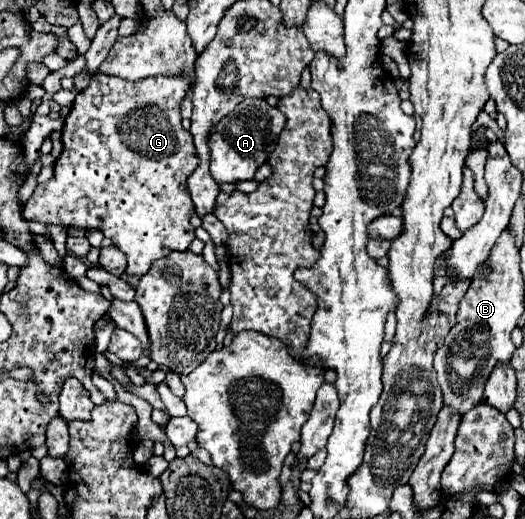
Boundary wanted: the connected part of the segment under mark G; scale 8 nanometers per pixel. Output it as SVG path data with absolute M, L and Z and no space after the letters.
M97 74L91 84L81 90L73 102L73 108L65 120L65 128L63 128L63 152L61 156L55 160L55 174L49 182L45 184L37 184L33 196L27 200L27 204L23 206L23 216L27 220L37 220L37 222L53 222L53 224L63 224L63 226L77 226L77 228L99 228L105 238L111 238L115 246L119 246L125 254L127 254L127 274L131 276L143 276L149 268L151 262L155 262L157 258L167 256L171 250L187 250L189 244L195 238L195 230L189 224L189 216L193 212L193 202L189 198L187 192L187 176L197 168L197 156L195 156L195 148L193 148L193 140L191 134L181 126L181 100L187 94L187 78L169 78L169 76L151 76L151 78L143 78L137 82L127 82L121 78L113 78L113 76L105 76L105 74Z

